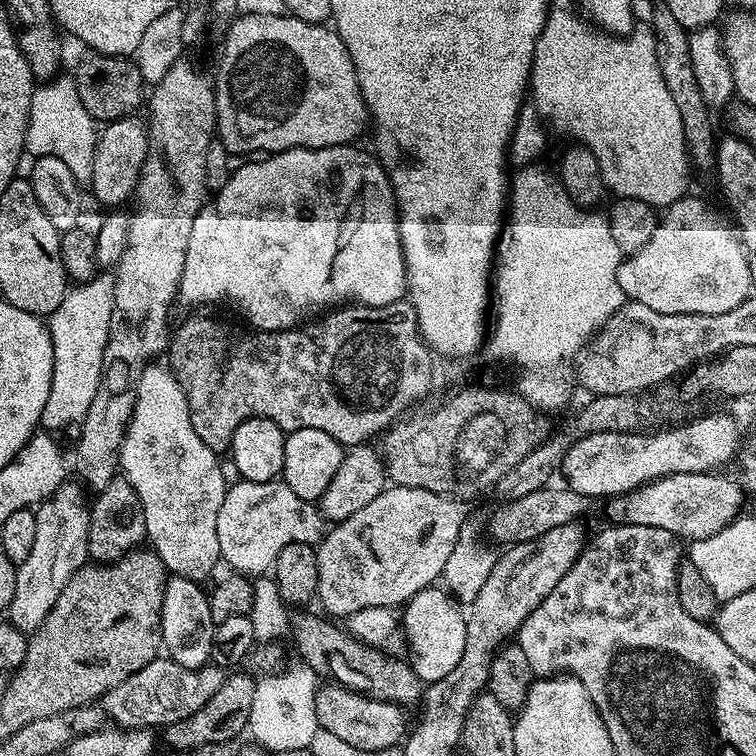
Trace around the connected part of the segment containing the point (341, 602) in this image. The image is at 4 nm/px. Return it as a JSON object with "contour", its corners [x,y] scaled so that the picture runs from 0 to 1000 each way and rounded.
{"contour":[[[530,640],[509,644],[495,664],[479,669],[474,680],[435,697],[418,725],[421,738],[421,799],[439,817],[459,817],[489,802],[524,804],[534,802],[561,778],[573,776],[586,763],[590,742],[601,733],[611,701],[620,692],[615,663],[608,659],[574,653],[557,646],[538,646]]]}

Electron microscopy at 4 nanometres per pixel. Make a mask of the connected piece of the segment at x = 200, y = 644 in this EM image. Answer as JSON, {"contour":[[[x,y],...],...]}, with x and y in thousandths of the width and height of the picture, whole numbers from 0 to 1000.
{"contour":[[[224,761],[217,769],[212,808],[212,845],[221,866],[238,881],[266,884],[280,872],[280,845],[287,824],[278,812],[276,784],[261,769]]]}

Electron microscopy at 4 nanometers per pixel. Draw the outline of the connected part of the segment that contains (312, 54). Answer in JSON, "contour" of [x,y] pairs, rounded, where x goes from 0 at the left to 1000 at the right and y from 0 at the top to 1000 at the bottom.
{"contour":[[[333,16],[329,21],[313,20],[312,25],[302,33],[295,48],[296,65],[291,69],[291,86],[286,90],[286,101],[283,99],[286,118],[284,179],[302,202],[327,204],[331,200],[352,200],[356,204],[364,204],[377,201],[380,196],[447,196],[471,188],[471,184],[480,177],[481,168],[488,168],[487,142],[481,134],[479,119],[474,114],[471,89],[452,50],[444,44],[443,36],[399,29],[393,21],[380,19],[364,21],[360,16]]]}

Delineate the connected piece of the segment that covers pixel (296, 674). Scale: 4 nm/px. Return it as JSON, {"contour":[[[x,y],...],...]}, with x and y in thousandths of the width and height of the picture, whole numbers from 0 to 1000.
{"contour":[[[401,876],[393,880],[393,884],[386,884],[382,889],[354,892],[339,899],[327,967],[333,968],[335,976],[339,978],[335,980],[340,985],[360,997],[378,992],[409,991],[417,968],[425,963],[418,943],[421,893]]]}

